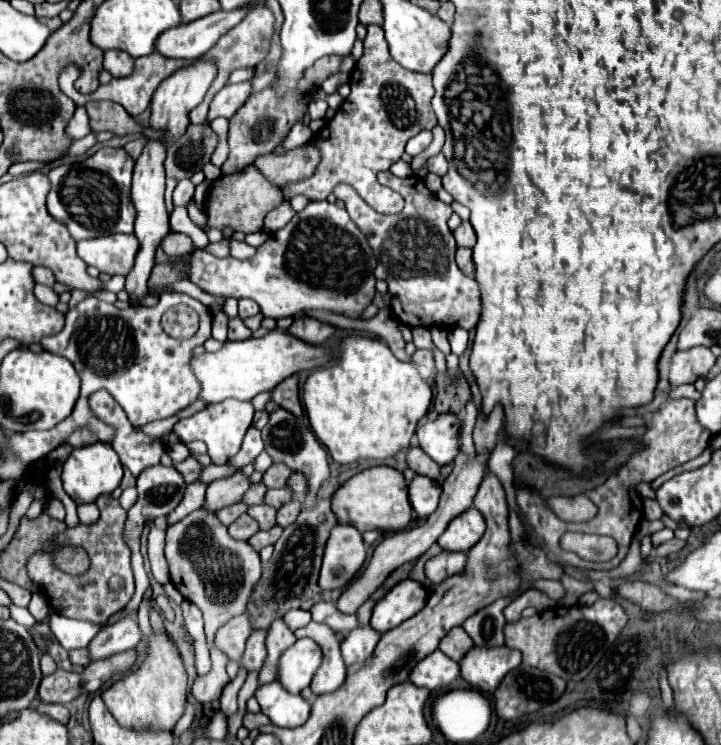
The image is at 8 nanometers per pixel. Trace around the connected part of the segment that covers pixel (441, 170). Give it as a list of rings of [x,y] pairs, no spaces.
[[[438,154],[438,156],[430,158],[428,160],[428,170],[434,172],[434,174],[438,174],[438,176],[444,176],[448,172],[448,162],[446,162],[444,154]]]

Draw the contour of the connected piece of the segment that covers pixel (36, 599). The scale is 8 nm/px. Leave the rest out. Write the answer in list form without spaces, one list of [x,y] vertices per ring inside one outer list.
[[[37,592],[32,595],[28,606],[29,612],[37,623],[42,623],[48,617],[49,604],[44,593]]]

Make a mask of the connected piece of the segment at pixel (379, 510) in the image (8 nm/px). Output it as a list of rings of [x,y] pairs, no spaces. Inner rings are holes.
[[[374,466],[358,472],[346,480],[340,490],[332,496],[332,512],[340,524],[356,526],[356,530],[384,530],[398,532],[404,530],[412,520],[412,506],[408,500],[408,484],[404,476],[390,466]]]

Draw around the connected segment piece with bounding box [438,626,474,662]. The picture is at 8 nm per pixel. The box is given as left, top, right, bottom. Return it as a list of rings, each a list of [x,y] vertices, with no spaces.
[[[456,626],[456,628],[452,628],[452,630],[446,634],[446,638],[440,640],[440,646],[438,646],[438,648],[440,648],[446,656],[450,656],[454,662],[460,662],[460,660],[464,658],[464,654],[466,654],[472,646],[474,646],[472,638],[470,638],[460,626]]]

